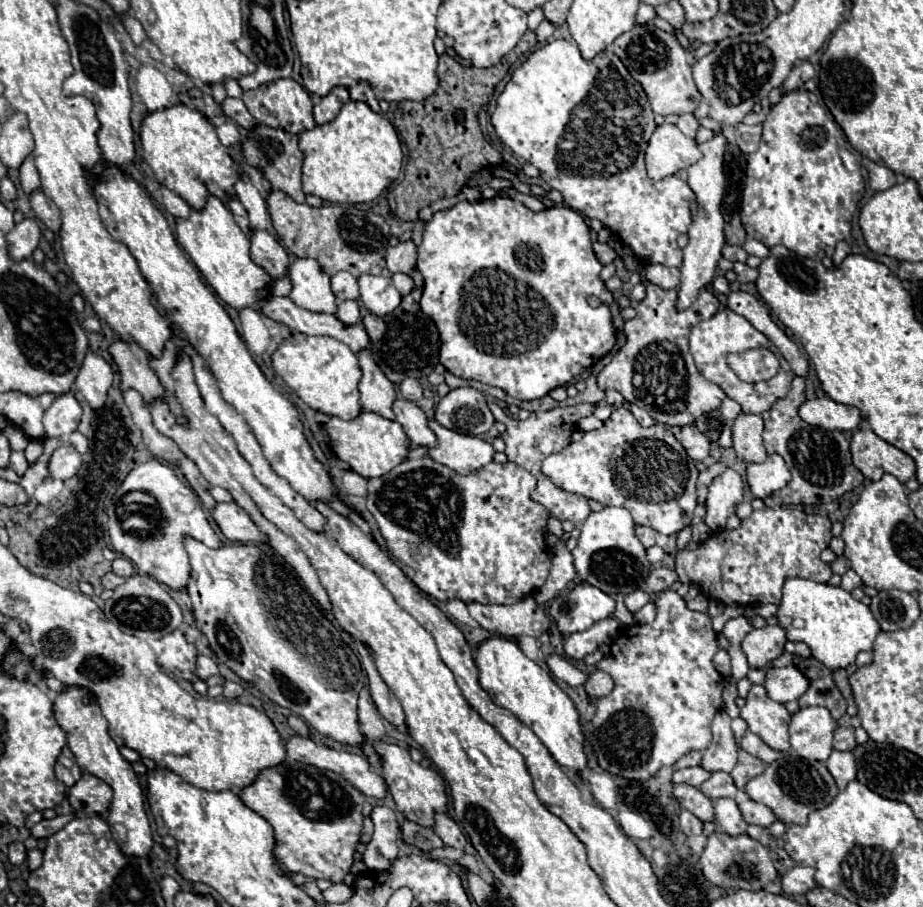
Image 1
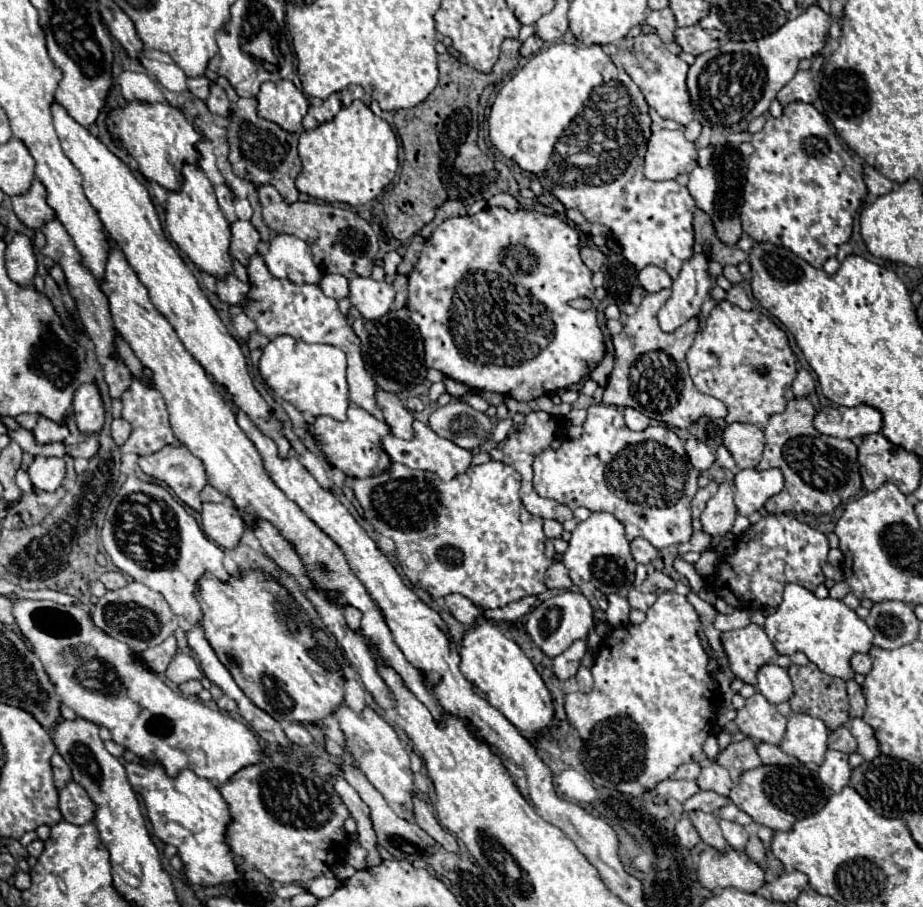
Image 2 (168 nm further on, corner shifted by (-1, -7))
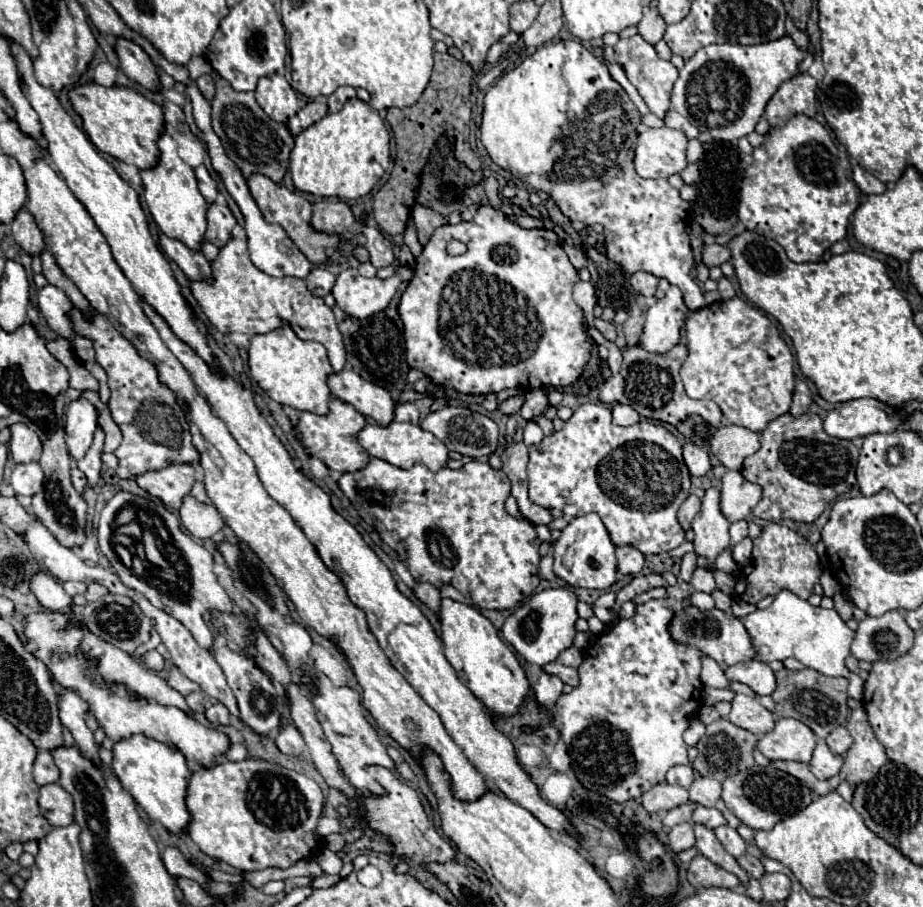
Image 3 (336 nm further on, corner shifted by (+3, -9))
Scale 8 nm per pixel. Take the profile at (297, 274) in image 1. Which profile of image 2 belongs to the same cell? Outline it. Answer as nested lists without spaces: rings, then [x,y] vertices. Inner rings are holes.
[[[276,235],[270,241],[270,249],[264,253],[264,263],[274,277],[288,279],[296,285],[318,285],[322,279],[320,269],[312,261],[308,243],[292,235]]]

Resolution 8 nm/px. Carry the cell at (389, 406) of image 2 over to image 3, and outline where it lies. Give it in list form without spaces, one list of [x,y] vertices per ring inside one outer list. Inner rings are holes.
[[[352,369],[330,373],[328,387],[332,397],[354,405],[354,409],[364,417],[372,417],[380,425],[394,421],[394,399],[390,397],[390,393],[384,387],[362,379]]]

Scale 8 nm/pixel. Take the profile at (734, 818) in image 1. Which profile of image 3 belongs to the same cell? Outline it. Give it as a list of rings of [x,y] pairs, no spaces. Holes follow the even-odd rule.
[[[722,825],[722,827],[716,827],[714,833],[716,833],[718,841],[724,845],[724,849],[726,849],[732,857],[738,859],[738,857],[742,857],[742,855],[746,853],[746,843],[744,843],[744,839],[738,835],[736,829]]]

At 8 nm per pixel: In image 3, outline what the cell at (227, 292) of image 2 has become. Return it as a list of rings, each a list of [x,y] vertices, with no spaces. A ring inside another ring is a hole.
[[[160,235],[158,241],[160,241],[164,255],[168,259],[172,259],[186,273],[188,279],[196,279],[196,281],[208,279],[210,281],[210,273],[212,273],[210,263],[206,261],[206,257],[200,251],[192,251],[182,241],[166,237],[166,235]]]

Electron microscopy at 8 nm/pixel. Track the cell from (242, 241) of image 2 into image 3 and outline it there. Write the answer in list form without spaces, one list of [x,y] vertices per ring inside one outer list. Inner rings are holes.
[[[210,203],[208,213],[206,213],[206,241],[214,243],[216,247],[222,247],[230,237],[232,237],[232,225],[236,223],[234,215],[226,205]]]

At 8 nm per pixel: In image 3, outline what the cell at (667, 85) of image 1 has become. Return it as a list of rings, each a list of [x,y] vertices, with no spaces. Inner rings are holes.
[[[640,35],[620,39],[614,47],[604,47],[604,55],[610,63],[618,63],[624,69],[628,81],[638,89],[638,93],[644,99],[644,103],[648,105],[648,109],[654,115],[658,115],[660,119],[664,119],[666,111],[670,109],[670,91],[672,91],[674,81],[678,79],[678,69],[670,61],[660,59],[656,55],[654,47],[650,43],[646,43]]]

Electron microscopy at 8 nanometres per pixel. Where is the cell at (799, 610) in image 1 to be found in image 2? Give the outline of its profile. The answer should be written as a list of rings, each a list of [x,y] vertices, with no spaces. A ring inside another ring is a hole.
[[[796,583],[786,585],[784,601],[772,615],[766,617],[764,631],[768,633],[780,655],[792,655],[796,651],[802,651],[826,675],[840,677],[844,681],[854,677],[850,657],[854,653],[868,653],[874,641],[874,633],[848,605],[832,597],[818,599],[812,591]]]

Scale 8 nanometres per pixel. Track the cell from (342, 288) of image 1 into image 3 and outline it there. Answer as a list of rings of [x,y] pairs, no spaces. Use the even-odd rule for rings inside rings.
[[[314,267],[310,271],[310,275],[306,277],[306,287],[312,295],[318,295],[318,297],[324,297],[332,291],[334,287],[334,281],[336,277],[328,271],[328,269],[322,269],[322,267]]]

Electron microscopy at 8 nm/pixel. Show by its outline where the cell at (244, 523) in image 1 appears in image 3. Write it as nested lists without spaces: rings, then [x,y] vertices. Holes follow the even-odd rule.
[[[186,495],[186,499],[182,499],[180,523],[192,537],[200,539],[214,537],[224,527],[224,519],[216,511],[216,507],[200,503],[192,495]]]

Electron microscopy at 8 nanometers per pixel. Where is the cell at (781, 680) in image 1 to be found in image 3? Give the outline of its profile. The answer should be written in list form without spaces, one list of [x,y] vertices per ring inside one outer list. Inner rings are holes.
[[[756,659],[726,667],[724,675],[728,681],[748,685],[756,695],[770,695],[776,689],[776,677],[772,669],[766,663]]]

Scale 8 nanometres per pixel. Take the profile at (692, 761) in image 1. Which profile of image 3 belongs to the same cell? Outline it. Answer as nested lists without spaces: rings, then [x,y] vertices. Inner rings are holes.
[[[676,765],[666,773],[666,781],[670,785],[680,785],[680,787],[688,789],[694,781],[694,769],[690,765]]]

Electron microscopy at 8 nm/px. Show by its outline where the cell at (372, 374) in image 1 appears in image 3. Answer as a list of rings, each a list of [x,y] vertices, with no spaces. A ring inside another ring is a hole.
[[[232,237],[224,247],[220,247],[218,257],[210,261],[212,281],[190,281],[190,289],[198,305],[202,307],[208,321],[220,333],[268,333],[274,327],[280,327],[282,321],[294,329],[300,339],[318,341],[328,351],[328,361],[334,371],[344,369],[346,353],[342,335],[338,331],[332,309],[324,303],[322,297],[310,295],[306,283],[298,277],[272,277],[264,271],[258,271],[254,263],[250,263],[246,241]]]

